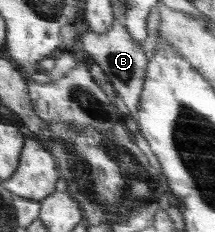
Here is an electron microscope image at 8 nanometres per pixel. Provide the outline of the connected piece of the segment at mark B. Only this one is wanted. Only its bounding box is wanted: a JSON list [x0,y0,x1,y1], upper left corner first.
[78,21,148,115]

